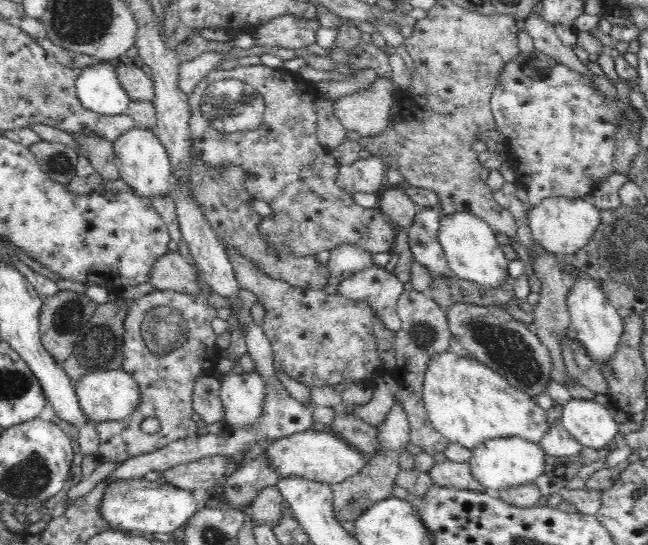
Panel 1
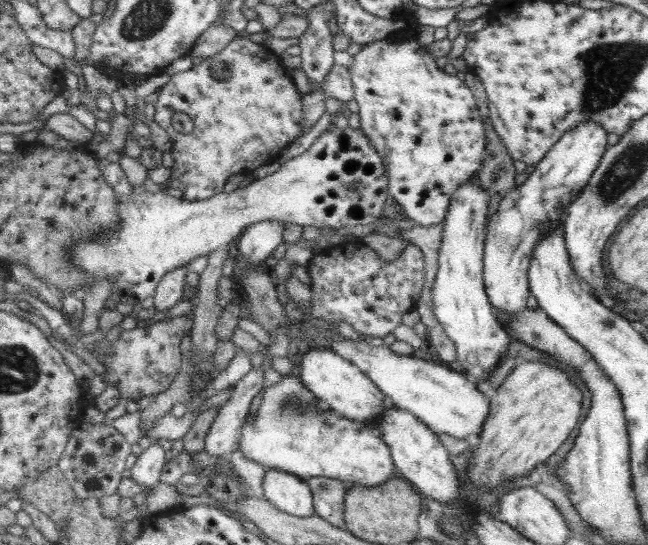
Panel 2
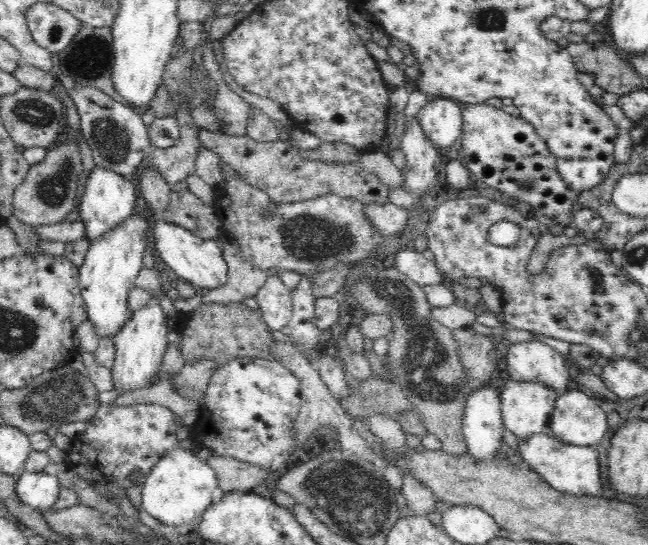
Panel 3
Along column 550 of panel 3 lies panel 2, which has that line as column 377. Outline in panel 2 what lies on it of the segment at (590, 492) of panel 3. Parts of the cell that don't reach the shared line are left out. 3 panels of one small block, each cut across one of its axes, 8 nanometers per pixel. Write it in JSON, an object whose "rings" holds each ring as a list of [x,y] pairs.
{"rings":[[[291,374],[264,389],[256,415],[252,418],[252,413],[247,412],[239,443],[239,451],[258,464],[303,480],[326,476],[348,485],[378,486],[394,476],[390,449],[377,433],[330,409]]]}

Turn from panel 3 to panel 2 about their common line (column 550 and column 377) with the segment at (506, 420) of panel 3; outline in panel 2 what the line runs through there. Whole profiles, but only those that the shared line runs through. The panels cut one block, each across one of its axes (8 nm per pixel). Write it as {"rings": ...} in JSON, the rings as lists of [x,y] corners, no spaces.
{"rings":[[[311,348],[304,352],[298,370],[302,385],[314,393],[330,409],[352,419],[367,424],[371,417],[378,416],[388,407],[394,407],[382,391],[370,381],[357,366],[326,348]]]}

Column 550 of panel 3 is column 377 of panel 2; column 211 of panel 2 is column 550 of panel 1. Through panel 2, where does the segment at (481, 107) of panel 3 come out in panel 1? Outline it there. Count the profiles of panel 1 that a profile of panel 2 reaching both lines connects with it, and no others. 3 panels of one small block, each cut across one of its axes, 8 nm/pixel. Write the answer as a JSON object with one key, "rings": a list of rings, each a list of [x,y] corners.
{"rings":[[[552,196],[529,210],[529,227],[540,247],[552,254],[576,255],[589,244],[600,224],[600,209],[588,198]]]}

